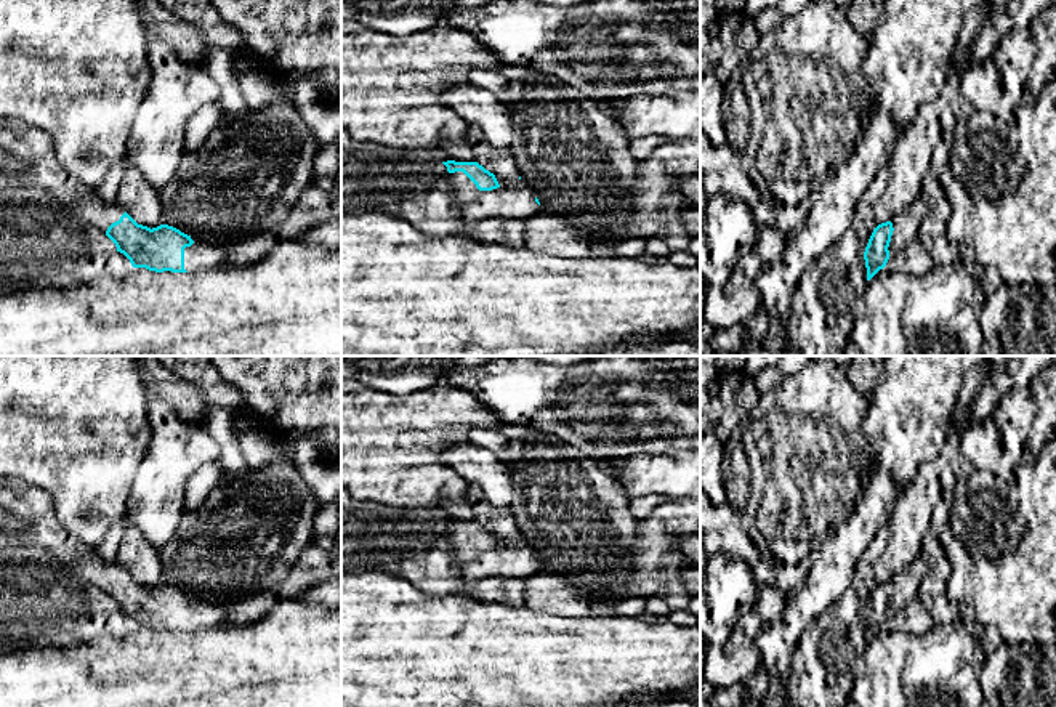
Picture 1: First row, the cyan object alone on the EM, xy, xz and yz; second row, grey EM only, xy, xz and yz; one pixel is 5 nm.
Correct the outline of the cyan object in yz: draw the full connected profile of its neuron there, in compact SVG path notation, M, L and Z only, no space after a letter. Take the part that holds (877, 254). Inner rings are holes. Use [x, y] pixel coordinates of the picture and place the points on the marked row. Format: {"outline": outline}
{"outline": "M918 197L905 210L873 229L864 252L867 281L883 269L888 260L905 244L918 237L921 221L928 216L929 210L929 202Z"}

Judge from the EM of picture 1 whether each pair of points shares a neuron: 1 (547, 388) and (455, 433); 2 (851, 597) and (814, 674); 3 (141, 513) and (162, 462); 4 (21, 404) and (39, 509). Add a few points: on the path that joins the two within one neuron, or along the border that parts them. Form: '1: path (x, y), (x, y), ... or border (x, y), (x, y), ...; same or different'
1: border (465, 390), (481, 401), (500, 422); different
2: path (845, 616), (814, 648), (814, 654); same
3: path (154, 500), (162, 475); same
4: border (36, 486), (50, 494), (55, 512); different

